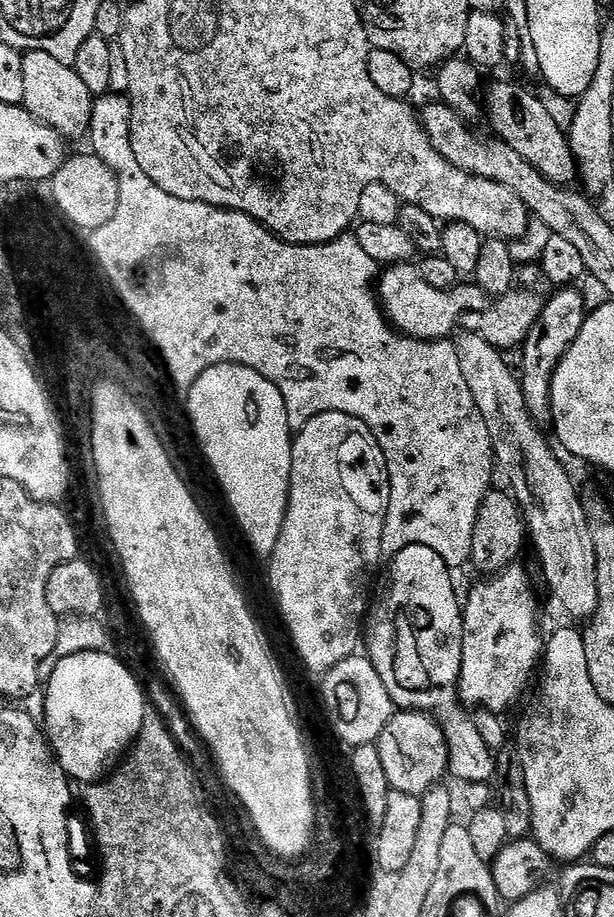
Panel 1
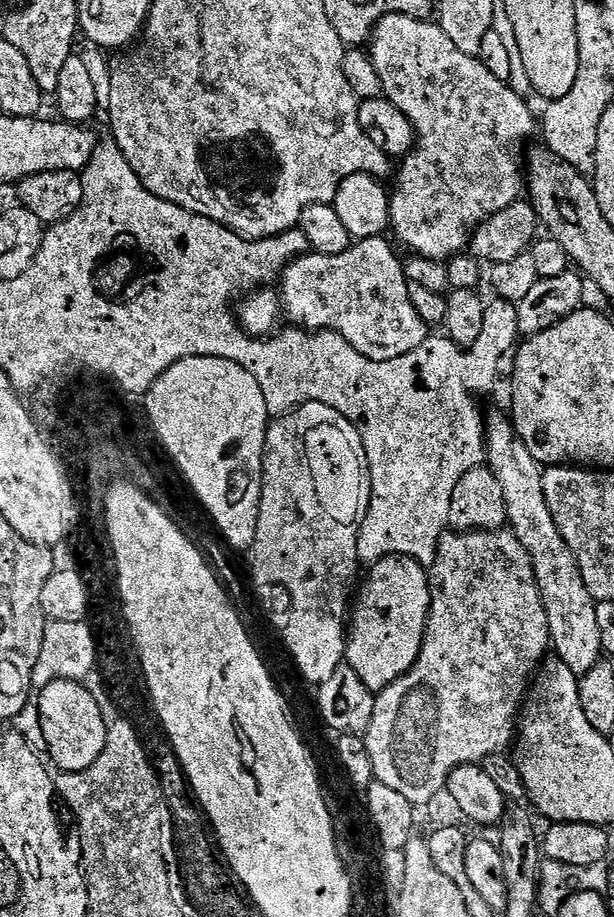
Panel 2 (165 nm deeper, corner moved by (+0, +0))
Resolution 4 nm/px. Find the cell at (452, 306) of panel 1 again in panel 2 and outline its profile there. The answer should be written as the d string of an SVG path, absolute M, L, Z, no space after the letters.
M372 236L368 240L353 243L351 248L338 254L312 250L307 256L296 257L279 277L280 296L276 292L268 292L272 290L258 290L243 301L245 304L242 323L245 329L261 338L275 333L281 308L289 325L299 326L305 330L339 332L363 356L371 360L393 360L411 352L421 351L425 342L430 339L430 324L416 308L413 293L408 293L410 281L405 272L405 265L396 257L395 250L386 241L387 239L379 236Z

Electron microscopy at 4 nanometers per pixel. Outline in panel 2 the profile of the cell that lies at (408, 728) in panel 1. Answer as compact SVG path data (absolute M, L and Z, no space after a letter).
M468 530L465 536L456 536L446 544L444 556L444 577L438 580L438 599L432 608L428 620L428 633L425 636L423 650L416 665L404 676L400 676L390 687L383 689L376 696L376 714L366 733L366 741L370 758L373 759L375 779L381 784L390 786L390 790L398 790L414 806L427 806L431 799L448 787L448 779L455 768L463 764L480 764L487 761L489 756L503 753L504 748L513 743L518 732L518 717L526 703L530 685L537 675L550 652L552 644L552 618L544 593L540 590L540 582L536 577L536 566L532 562L531 554L526 550L516 533L511 530L498 532L477 532Z

